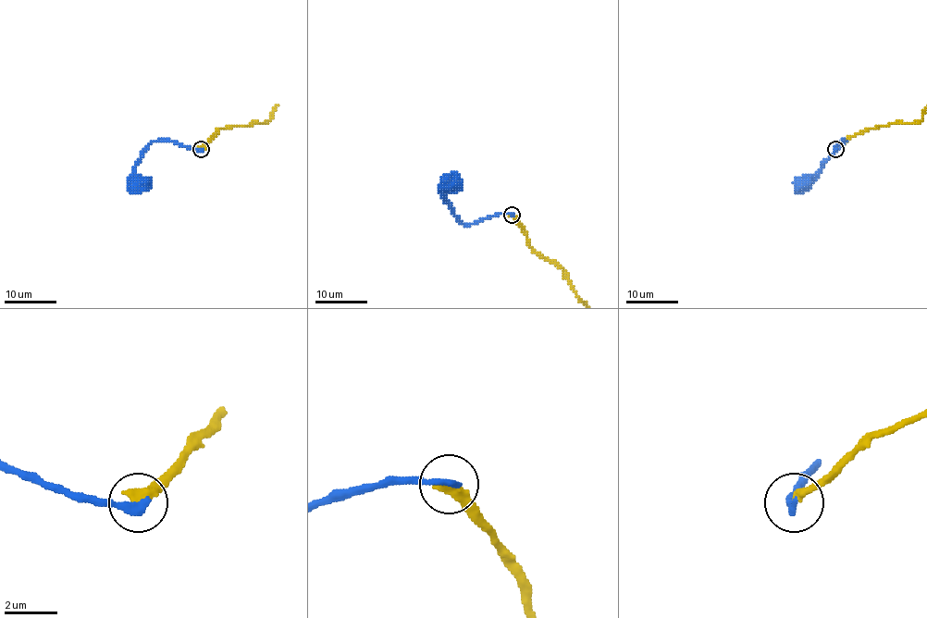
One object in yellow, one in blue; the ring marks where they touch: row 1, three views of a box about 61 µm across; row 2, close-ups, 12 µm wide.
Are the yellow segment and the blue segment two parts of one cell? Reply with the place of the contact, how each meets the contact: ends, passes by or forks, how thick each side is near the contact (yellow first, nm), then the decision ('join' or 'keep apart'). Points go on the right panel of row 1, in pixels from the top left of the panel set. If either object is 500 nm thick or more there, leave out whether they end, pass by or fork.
at (835, 149); yellow ends there; blue ends there; 380 nm thick on the yellow side, 320 nm on the other; keep apart

